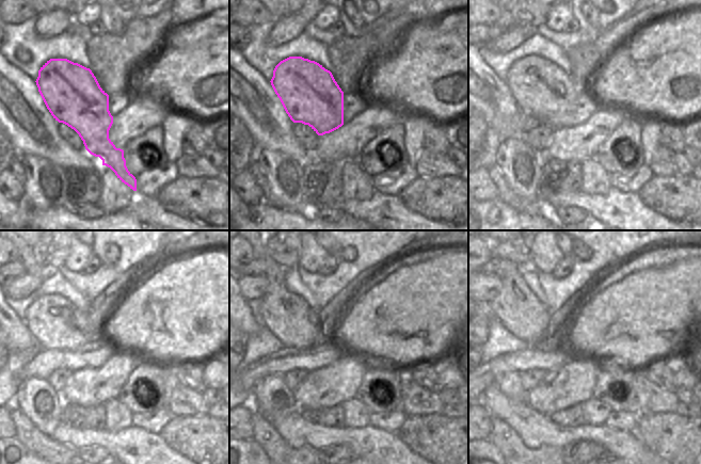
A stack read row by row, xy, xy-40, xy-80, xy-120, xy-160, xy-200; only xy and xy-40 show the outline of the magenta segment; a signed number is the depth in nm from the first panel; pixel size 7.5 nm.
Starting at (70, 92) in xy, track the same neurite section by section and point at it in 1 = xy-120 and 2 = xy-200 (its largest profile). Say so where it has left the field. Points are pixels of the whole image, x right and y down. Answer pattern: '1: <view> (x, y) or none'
1: xy-120 (54, 322)
2: xy-200 (518, 309)

